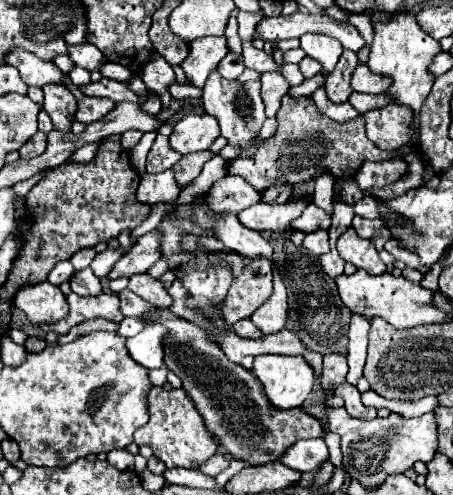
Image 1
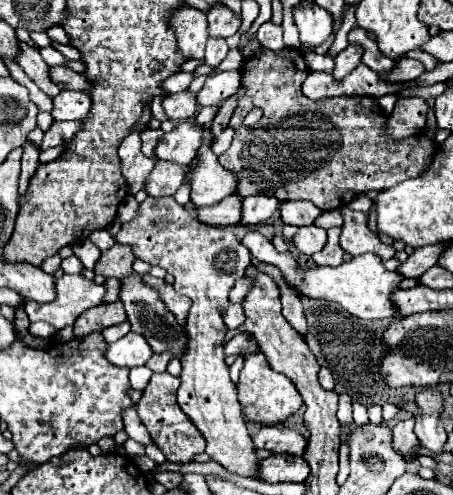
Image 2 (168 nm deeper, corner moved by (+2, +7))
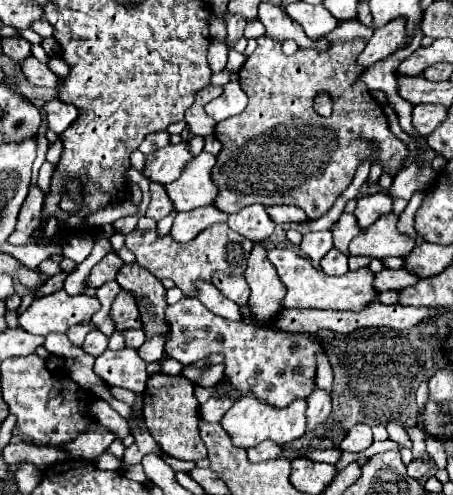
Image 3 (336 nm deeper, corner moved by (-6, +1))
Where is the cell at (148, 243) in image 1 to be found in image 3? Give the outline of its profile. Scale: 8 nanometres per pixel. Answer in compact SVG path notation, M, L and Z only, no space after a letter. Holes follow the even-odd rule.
M108 253L98 265L92 267L86 285L88 287L100 287L100 285L104 285L106 281L110 281L110 279L116 277L116 273L120 271L122 265L124 263L122 263L122 259L116 253Z

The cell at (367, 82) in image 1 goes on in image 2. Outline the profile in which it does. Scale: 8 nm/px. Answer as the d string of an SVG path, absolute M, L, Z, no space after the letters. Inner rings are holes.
M404 57L404 59L396 61L396 69L392 69L392 73L378 73L378 77L384 81L390 81L390 83L406 85L406 83L418 79L422 73L424 73L424 65L420 61Z

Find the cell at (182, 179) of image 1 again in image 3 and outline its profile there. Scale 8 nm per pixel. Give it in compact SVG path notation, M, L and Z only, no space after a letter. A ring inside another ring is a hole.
M150 183L150 205L148 205L146 215L154 221L160 221L166 215L170 215L170 211L172 211L172 203L168 199L168 193L166 193L164 185Z

